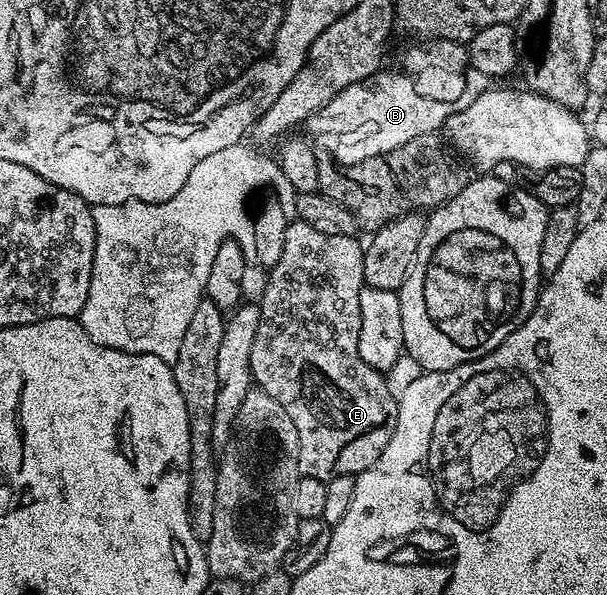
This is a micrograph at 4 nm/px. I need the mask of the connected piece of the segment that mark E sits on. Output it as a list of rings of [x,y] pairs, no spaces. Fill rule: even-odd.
[[[300,219],[290,220],[287,231],[283,235],[283,255],[279,255],[279,263],[275,263],[273,268],[268,270],[267,277],[269,282],[265,285],[265,290],[261,293],[259,304],[261,314],[259,315],[259,331],[255,331],[255,344],[251,346],[251,371],[256,388],[267,391],[267,395],[271,395],[271,399],[275,399],[275,403],[279,403],[283,407],[283,411],[287,411],[287,415],[291,415],[291,423],[295,423],[295,431],[299,435],[299,471],[302,477],[310,477],[311,479],[319,479],[320,481],[330,481],[336,477],[352,477],[370,469],[379,459],[379,455],[383,455],[383,447],[387,447],[387,443],[391,443],[391,435],[395,431],[395,423],[397,422],[397,402],[398,398],[391,395],[391,391],[385,382],[385,373],[382,370],[371,367],[367,363],[363,363],[363,355],[359,355],[359,327],[361,326],[361,312],[359,311],[359,295],[362,289],[366,288],[365,276],[363,275],[363,255],[365,254],[362,242],[357,242],[356,236],[347,235],[325,235],[320,231],[309,226],[307,222]]]

